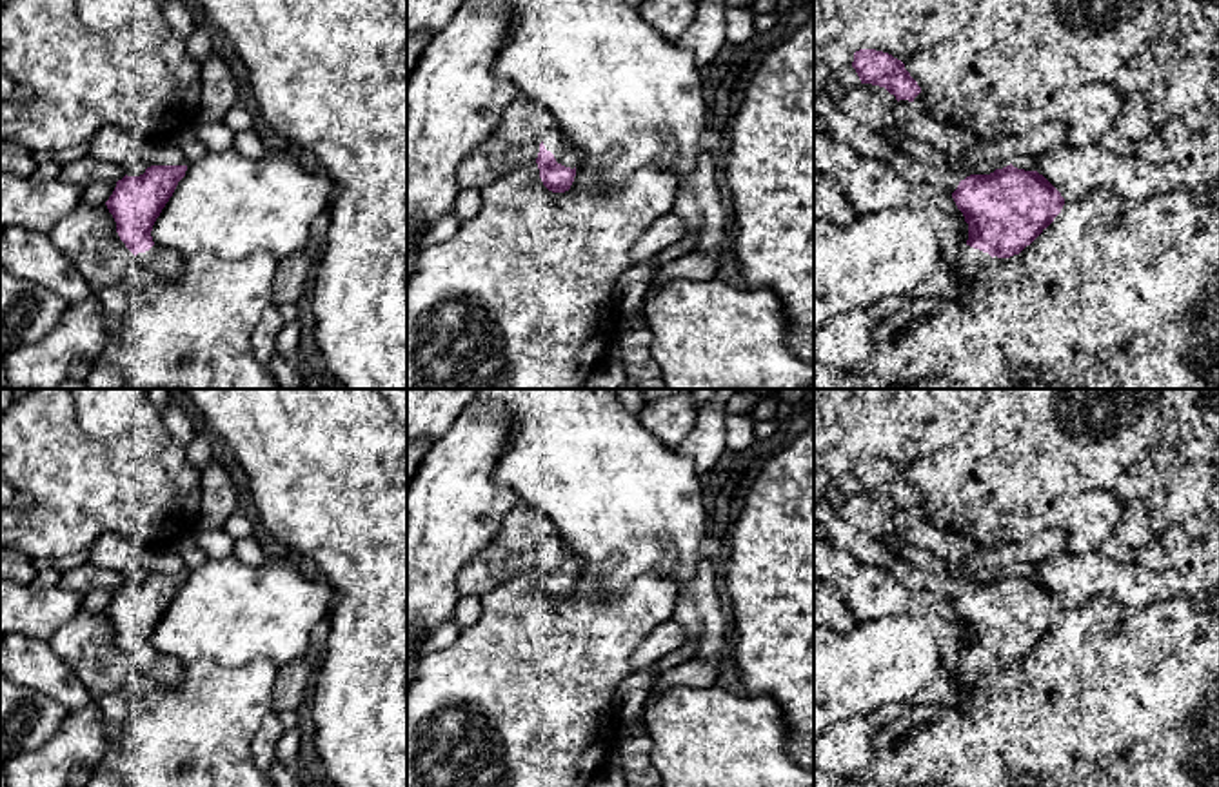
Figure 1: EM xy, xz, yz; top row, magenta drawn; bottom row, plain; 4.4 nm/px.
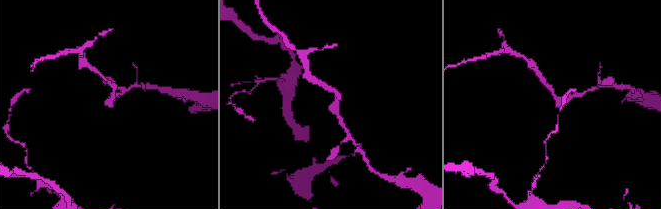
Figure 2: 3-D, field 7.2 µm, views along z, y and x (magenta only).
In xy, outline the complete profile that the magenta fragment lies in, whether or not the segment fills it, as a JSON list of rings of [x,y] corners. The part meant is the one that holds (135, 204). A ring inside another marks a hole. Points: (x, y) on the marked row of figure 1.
[[[151,165],[140,176],[125,174],[105,202],[116,222],[116,233],[134,254],[134,262],[164,280],[178,278],[182,258],[156,245],[151,231],[185,171],[187,165]]]

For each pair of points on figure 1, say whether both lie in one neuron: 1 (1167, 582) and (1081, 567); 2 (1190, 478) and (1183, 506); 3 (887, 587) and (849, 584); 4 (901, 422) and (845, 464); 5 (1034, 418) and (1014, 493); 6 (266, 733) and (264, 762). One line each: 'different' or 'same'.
1: same
2: same
3: same
4: different
5: same
6: same

